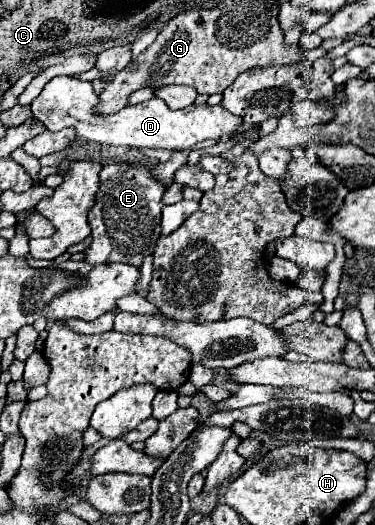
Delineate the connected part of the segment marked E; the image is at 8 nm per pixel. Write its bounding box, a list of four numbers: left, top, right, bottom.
[84,161,166,267]

